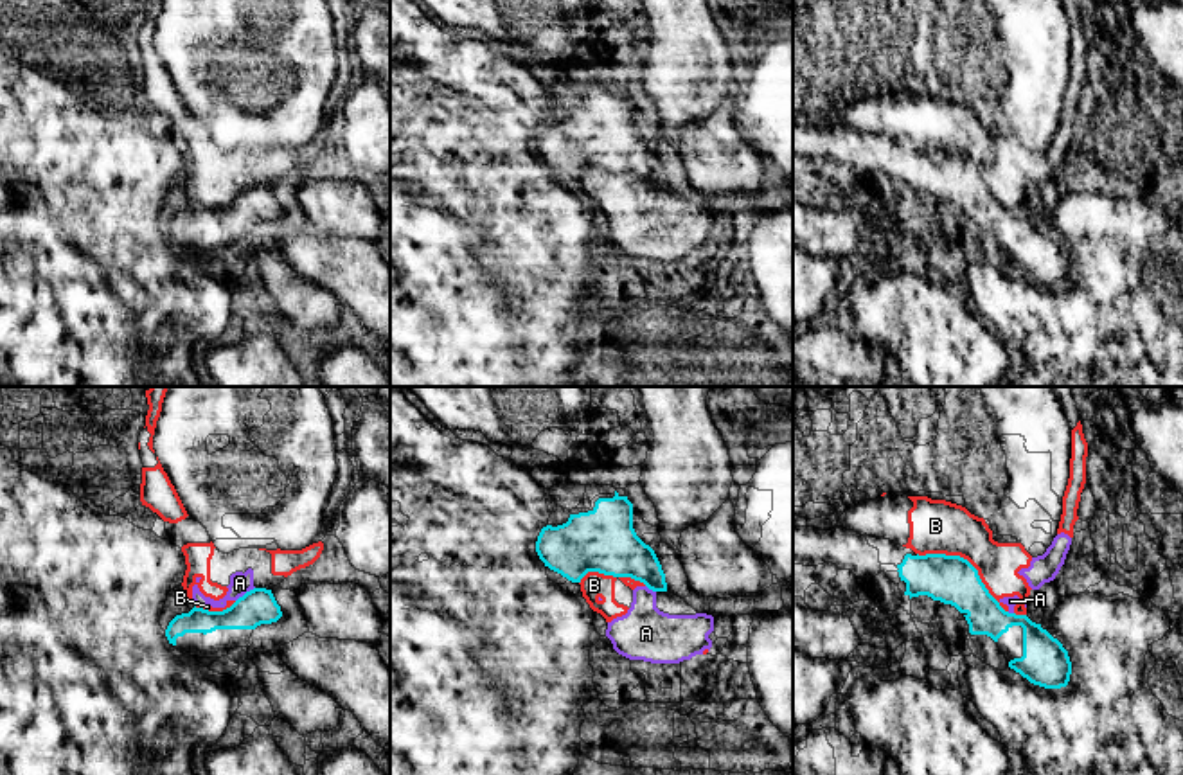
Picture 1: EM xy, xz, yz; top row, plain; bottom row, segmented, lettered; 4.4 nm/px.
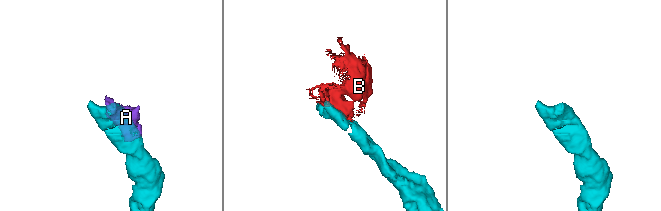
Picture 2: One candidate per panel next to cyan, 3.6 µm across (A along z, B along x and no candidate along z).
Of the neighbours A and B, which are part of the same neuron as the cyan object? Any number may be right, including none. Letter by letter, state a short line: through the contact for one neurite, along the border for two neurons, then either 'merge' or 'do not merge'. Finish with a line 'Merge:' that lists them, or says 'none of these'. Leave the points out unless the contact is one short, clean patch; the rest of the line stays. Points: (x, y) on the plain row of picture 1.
A: do not merge
B: do not merge
Merge: none of these

